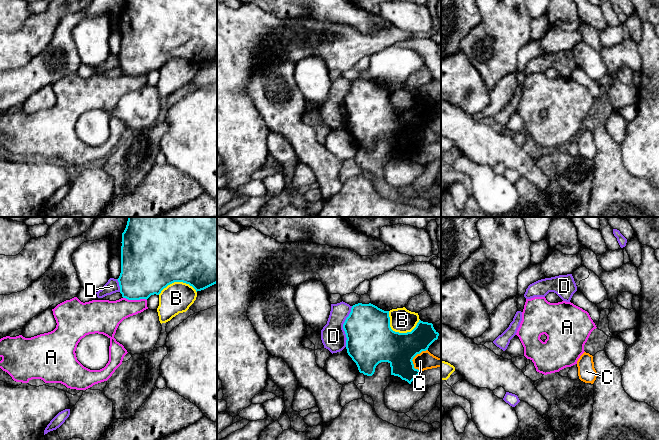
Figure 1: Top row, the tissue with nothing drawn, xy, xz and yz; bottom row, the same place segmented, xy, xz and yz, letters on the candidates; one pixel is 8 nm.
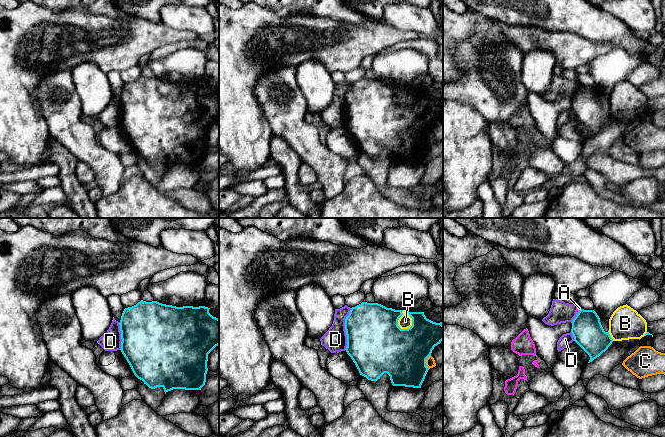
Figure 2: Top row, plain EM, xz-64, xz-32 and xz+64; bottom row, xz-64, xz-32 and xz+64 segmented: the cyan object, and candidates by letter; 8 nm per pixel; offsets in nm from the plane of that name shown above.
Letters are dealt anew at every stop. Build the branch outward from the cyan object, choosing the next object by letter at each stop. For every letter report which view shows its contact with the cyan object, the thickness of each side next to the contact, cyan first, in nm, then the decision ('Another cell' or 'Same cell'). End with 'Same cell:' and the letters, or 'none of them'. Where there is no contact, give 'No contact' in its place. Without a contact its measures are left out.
A: Touches cyan in xy. Thickness 400 nm (cyan) against 220 nm. Another cell
B: Touches cyan in xz. Thickness 380 nm (cyan) against 190 nm. Another cell
C: Touches cyan in xz. Thickness 280 nm (cyan) against 150 nm. Another cell
D: Touches cyan in xz. Thickness 380 nm (cyan) against 200 nm. Same cell
Same cell: D

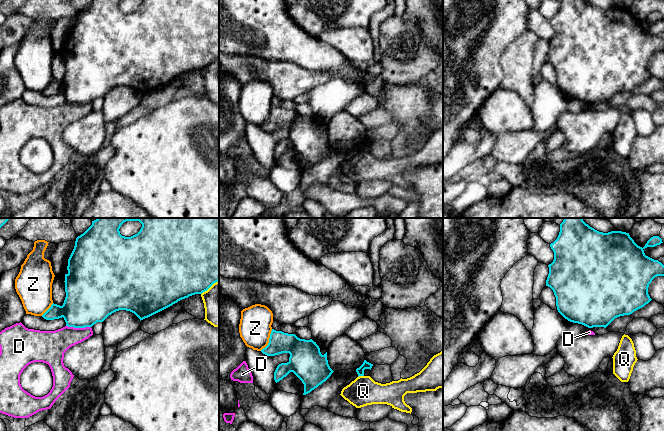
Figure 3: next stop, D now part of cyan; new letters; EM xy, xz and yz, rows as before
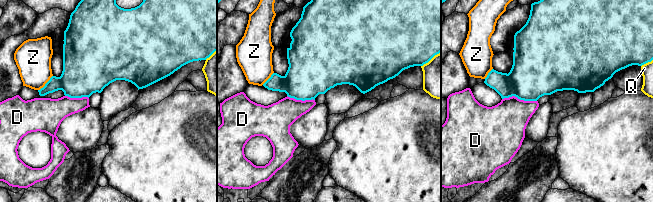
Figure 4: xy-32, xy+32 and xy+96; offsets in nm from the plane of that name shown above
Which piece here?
D: Touches cyan in xy. Thickness 380 nm (cyan) against 220 nm. Another cell
Q: Touches cyan in xz. Thickness 60 nm (cyan) against 240 nm. Another cell
Z: Touches cyan in xz. Thickness 180 nm (cyan) against 260 nm. Another cell
Same cell: none of them

